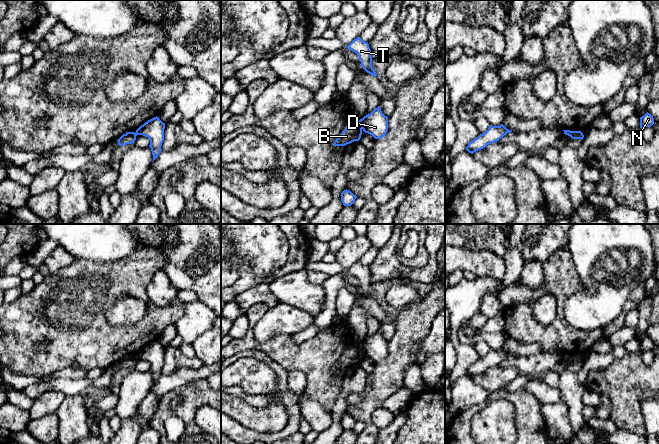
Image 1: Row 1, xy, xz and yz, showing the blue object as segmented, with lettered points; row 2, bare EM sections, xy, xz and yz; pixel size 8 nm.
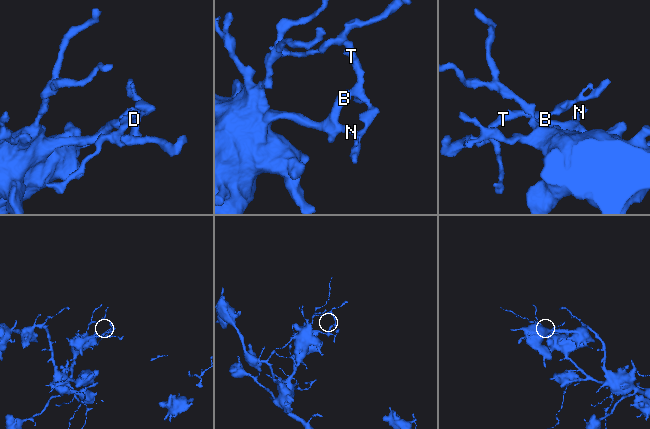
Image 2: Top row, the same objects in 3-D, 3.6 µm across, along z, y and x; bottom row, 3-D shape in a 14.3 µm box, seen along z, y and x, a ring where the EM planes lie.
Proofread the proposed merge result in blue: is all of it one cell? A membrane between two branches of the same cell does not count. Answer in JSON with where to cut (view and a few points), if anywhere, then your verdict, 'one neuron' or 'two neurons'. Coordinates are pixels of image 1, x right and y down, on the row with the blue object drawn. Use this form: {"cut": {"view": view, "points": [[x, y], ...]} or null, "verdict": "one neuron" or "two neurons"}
{"cut": {"view": "xz", "points": [[358, 121], [362, 128]]}, "verdict": "two neurons"}

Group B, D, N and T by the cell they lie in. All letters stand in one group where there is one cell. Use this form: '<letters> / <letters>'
B N / D T

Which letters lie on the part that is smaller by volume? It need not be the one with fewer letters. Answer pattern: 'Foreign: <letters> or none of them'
Foreign: D, T

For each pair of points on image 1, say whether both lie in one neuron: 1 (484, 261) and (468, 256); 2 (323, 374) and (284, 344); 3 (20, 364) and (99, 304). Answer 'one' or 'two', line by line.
1: one
2: one
3: one

